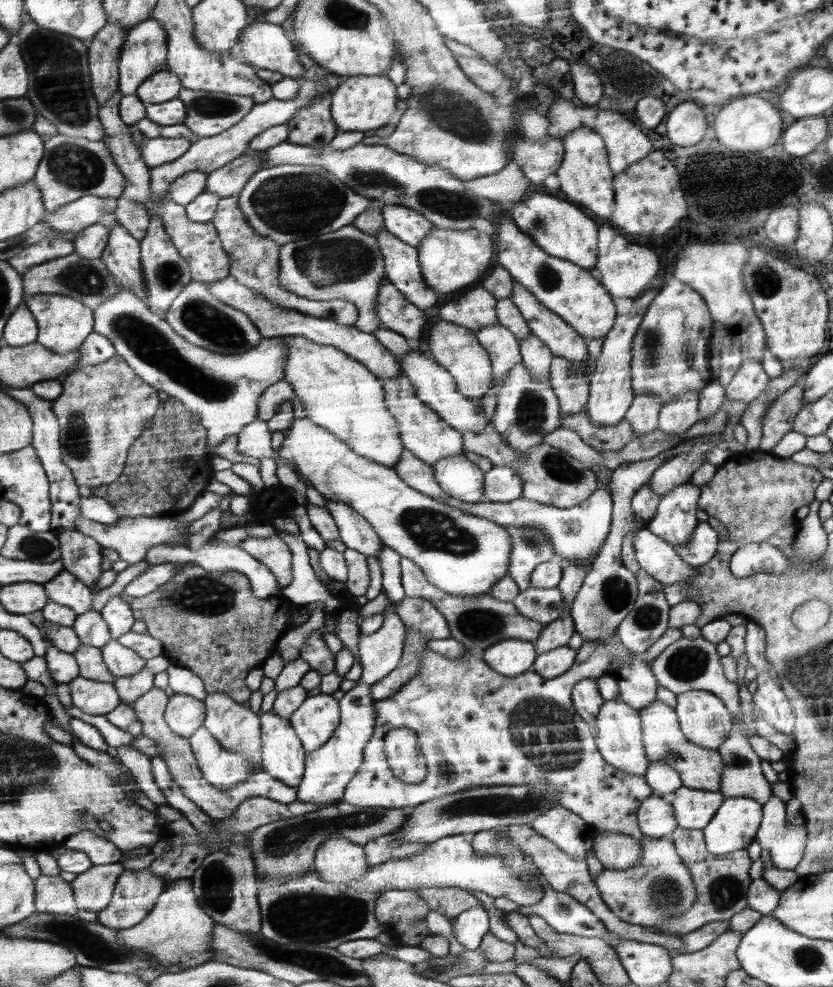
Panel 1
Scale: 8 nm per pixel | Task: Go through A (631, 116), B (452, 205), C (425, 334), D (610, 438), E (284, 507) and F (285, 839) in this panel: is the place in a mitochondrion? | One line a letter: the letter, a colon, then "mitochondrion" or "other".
A: other
B: mitochondrion
C: other
D: other
E: other
F: mitochondrion

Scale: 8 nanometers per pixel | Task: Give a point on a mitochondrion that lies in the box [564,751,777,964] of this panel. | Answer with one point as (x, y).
(665, 894)

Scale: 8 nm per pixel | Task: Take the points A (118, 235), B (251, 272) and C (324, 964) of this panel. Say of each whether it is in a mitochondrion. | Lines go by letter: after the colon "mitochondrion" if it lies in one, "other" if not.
A: other
B: other
C: mitochondrion

